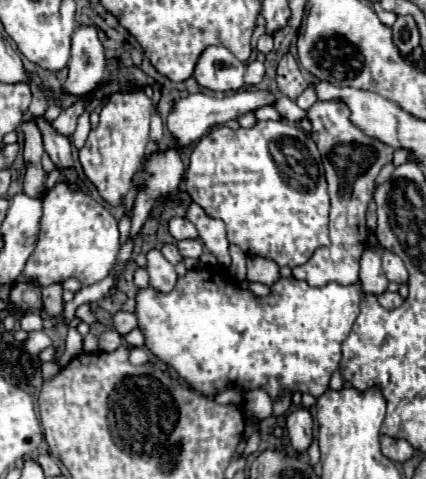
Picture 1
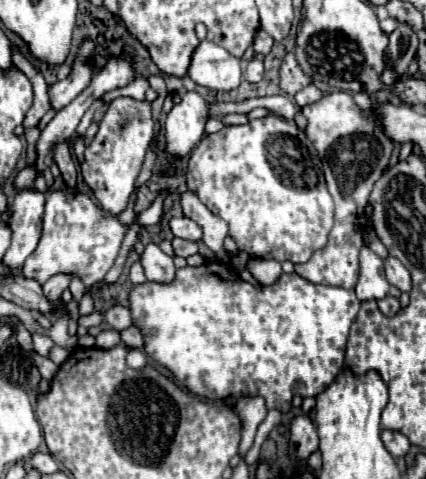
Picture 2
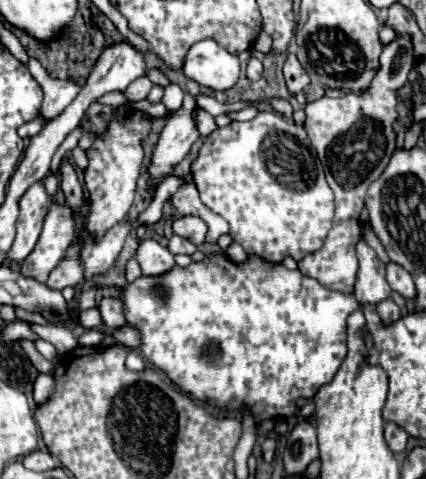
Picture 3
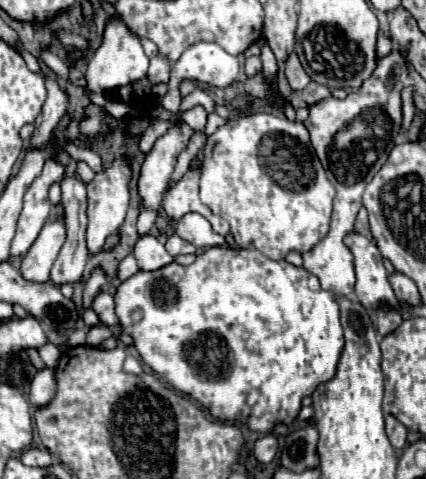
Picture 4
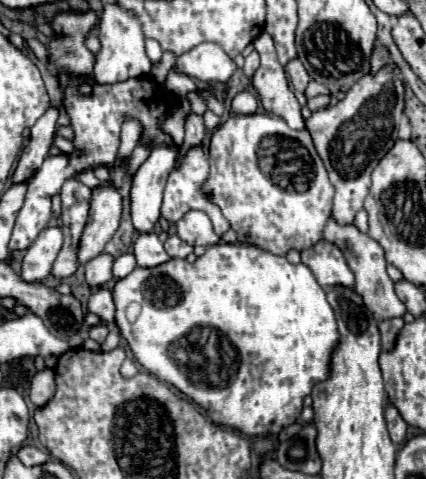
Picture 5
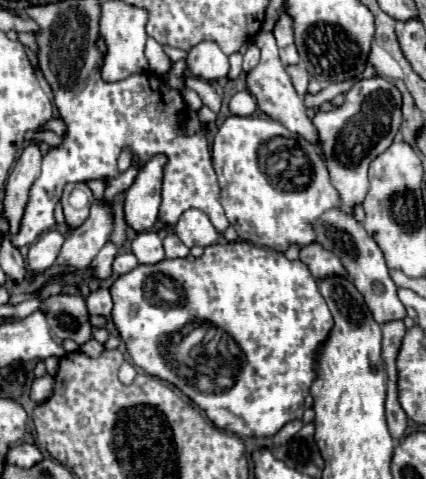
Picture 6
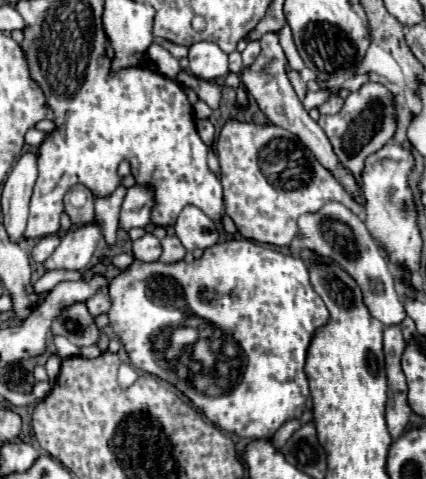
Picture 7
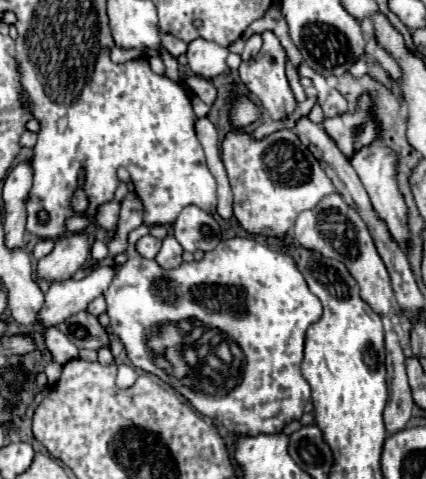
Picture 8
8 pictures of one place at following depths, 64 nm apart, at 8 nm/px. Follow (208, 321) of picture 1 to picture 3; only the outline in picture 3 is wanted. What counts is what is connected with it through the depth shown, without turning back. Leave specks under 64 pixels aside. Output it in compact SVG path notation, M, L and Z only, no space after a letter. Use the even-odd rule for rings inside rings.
M212 254L212 256L206 256L202 262L192 262L186 268L174 266L170 272L160 274L160 276L140 276L122 290L120 300L124 306L126 324L132 326L134 330L138 330L140 350L150 364L160 368L182 392L186 392L202 402L214 402L214 406L224 408L224 410L250 412L254 416L256 424L260 424L262 420L282 420L282 418L294 416L298 398L312 398L320 386L332 382L332 378L336 376L336 372L346 356L346 350L348 350L346 348L346 318L350 312L354 312L360 306L354 296L332 292L332 290L324 288L322 284L318 284L314 278L302 274L300 270L288 270L284 264L268 262L256 254L248 256L240 266L236 262L232 262L226 254ZM208 340L216 340L216 344L220 344L220 356L216 356L216 360L204 360L204 344L208 344Z

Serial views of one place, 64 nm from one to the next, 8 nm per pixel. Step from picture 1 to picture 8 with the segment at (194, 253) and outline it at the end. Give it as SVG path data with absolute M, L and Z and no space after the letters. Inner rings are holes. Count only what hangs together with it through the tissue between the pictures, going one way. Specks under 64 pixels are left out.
M166 236L164 242L162 242L162 248L160 252L156 254L154 258L158 262L158 266L162 266L164 270L170 270L170 268L176 268L182 264L182 248L180 244L176 242L174 236Z

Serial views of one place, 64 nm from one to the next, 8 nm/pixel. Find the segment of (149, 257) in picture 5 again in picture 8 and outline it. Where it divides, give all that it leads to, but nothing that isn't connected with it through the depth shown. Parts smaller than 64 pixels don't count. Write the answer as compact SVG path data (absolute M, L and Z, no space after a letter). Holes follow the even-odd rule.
M142 236L138 242L136 242L136 250L144 256L144 258L154 258L156 256L156 252L160 250L160 244L162 244L162 240L158 240L158 238L154 238L154 236Z

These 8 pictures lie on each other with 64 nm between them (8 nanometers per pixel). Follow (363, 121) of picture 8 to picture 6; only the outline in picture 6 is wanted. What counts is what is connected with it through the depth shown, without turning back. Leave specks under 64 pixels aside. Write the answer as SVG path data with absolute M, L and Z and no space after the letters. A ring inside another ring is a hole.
M370 78L358 82L340 108L330 112L316 112L312 124L320 134L320 150L326 160L332 184L340 188L340 208L352 212L354 204L362 204L368 192L368 164L384 152L402 122L400 90L384 78Z

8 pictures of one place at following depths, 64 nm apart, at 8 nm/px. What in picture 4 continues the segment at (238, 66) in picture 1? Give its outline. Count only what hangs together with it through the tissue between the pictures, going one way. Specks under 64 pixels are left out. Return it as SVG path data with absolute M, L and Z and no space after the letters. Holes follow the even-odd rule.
M198 42L190 46L172 66L168 94L162 98L162 106L174 112L174 86L184 80L196 80L202 84L226 88L238 76L238 60L214 42Z

